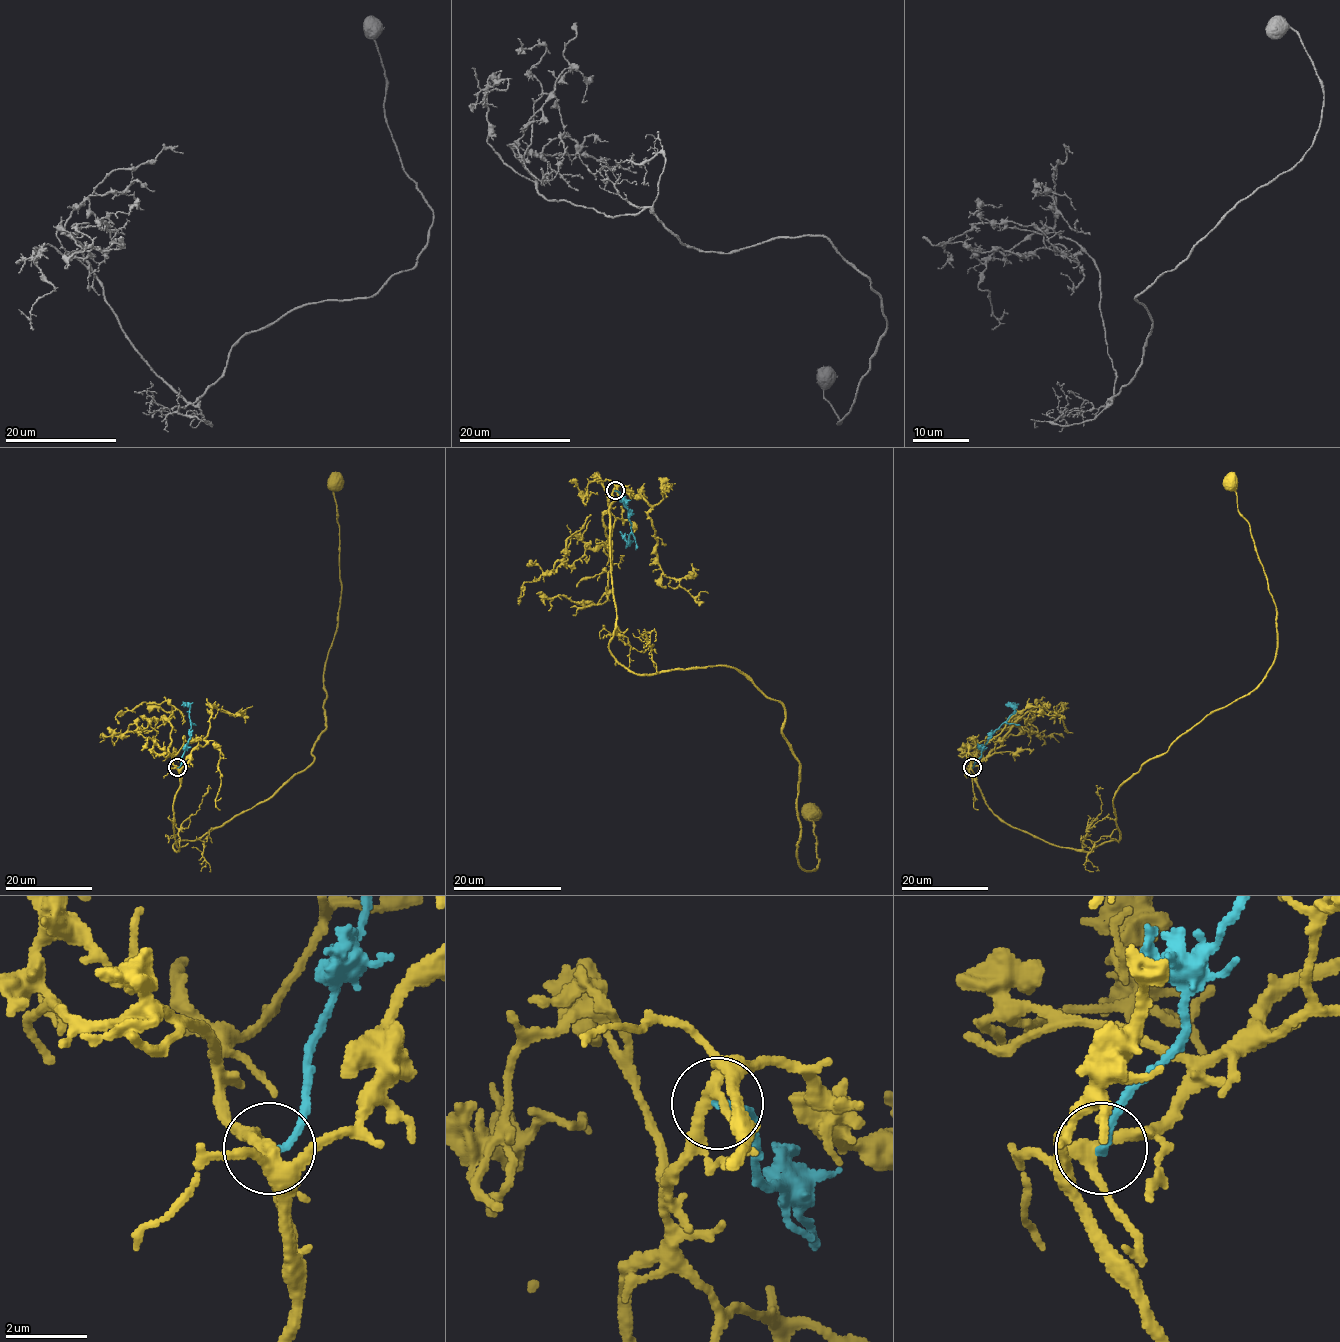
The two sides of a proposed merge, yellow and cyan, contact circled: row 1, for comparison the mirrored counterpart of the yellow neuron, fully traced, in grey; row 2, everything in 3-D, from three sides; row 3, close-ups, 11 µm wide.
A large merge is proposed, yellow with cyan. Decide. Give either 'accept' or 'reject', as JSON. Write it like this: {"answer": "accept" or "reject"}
{"answer": "reject"}

